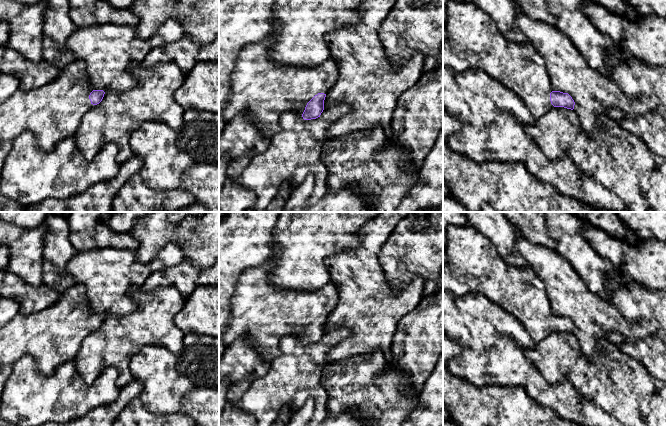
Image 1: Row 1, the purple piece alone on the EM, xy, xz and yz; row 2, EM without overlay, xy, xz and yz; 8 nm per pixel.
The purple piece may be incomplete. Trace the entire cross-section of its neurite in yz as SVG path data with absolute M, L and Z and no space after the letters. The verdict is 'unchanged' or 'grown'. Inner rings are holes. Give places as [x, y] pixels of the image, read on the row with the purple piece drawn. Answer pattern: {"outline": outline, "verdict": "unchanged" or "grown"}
{"outline": "M449 2L447 5L447 18L443 28L447 31L447 38L443 40L443 67L451 68L455 72L462 72L469 68L477 68L485 72L515 93L523 101L536 121L554 107L574 109L575 102L568 93L552 89L550 77L546 70L546 63L535 52L534 47L528 43L508 41L499 31L493 18L477 5L472 2Z", "verdict": "grown"}

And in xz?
{"outline": "M269 34L240 52L232 74L232 94L223 114L224 121L228 123L241 112L249 113L261 134L269 139L280 130L279 119L284 112L301 113L304 120L320 117L326 94L339 78L337 61L331 58L317 67L272 62L269 49L274 42L275 38Z", "verdict": "grown"}

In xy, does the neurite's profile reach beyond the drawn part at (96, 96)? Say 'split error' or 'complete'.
split error

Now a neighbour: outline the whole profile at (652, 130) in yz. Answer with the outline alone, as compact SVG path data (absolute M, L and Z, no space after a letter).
M610 109L608 116L619 122L624 130L640 138L656 155L666 158L666 120L655 110L635 119L627 118L617 109Z

